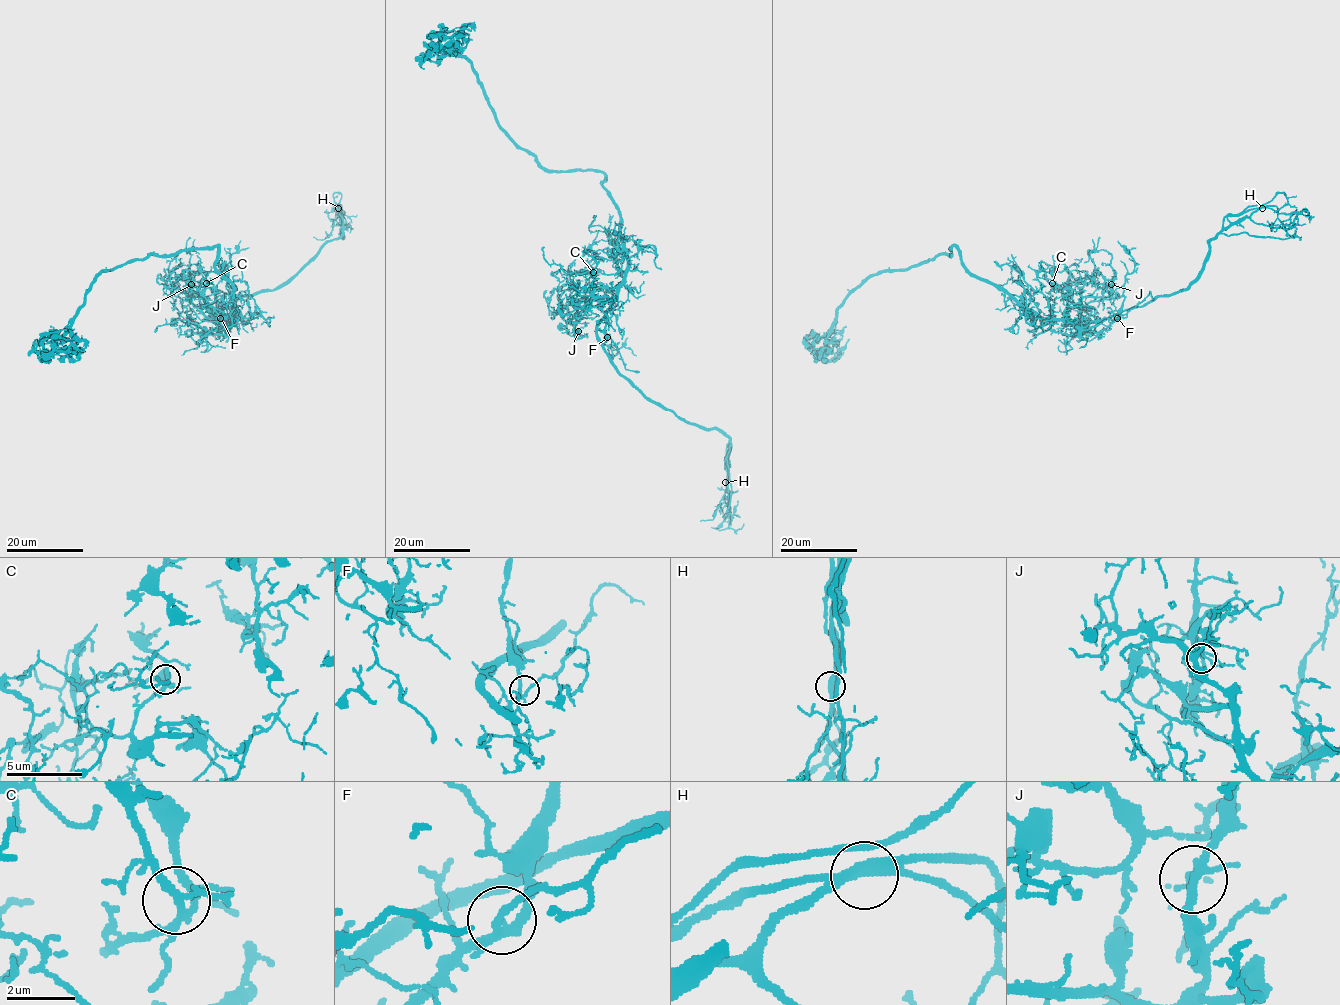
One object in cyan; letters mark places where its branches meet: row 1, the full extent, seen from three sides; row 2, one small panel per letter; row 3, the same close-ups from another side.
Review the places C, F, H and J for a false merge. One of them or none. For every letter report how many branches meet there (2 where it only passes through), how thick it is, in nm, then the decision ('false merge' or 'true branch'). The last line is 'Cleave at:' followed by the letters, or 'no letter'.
C: branches 4; calibre 200 nm; true branch
F: branches 4; calibre 220 nm; true branch
H: branches 4; calibre 240 nm; true branch
J: branches 4; calibre 200 nm; true branch
Cleave at: no letter

